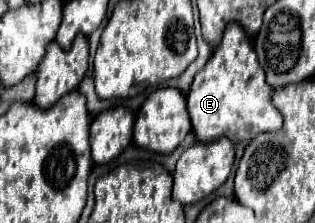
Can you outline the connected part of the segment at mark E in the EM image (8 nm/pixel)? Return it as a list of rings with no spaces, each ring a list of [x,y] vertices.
[[[231,22],[223,34],[223,42],[215,48],[205,68],[197,72],[187,94],[187,112],[197,140],[211,142],[227,136],[231,142],[251,142],[261,132],[279,130],[283,118],[271,104],[271,92],[273,88],[265,82],[263,68],[257,62],[249,38],[239,24]]]

